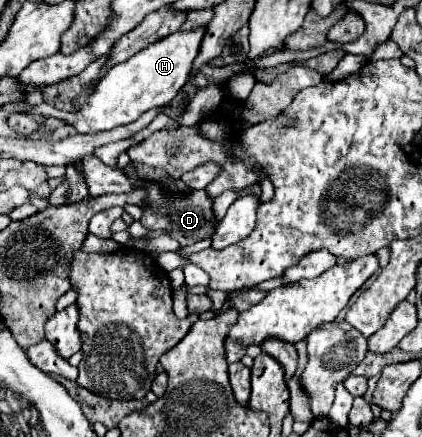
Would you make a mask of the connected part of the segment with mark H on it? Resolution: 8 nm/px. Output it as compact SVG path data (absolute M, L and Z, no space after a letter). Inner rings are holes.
M195 27L191 31L177 31L157 43L151 43L131 59L113 65L107 71L107 75L99 81L87 103L75 113L57 111L47 103L29 105L29 101L25 101L25 111L33 115L55 115L59 119L65 119L79 133L97 133L97 131L113 129L117 125L131 123L133 119L139 119L145 111L159 105L169 105L175 99L179 89L187 83L193 59L199 55L203 37L205 37L205 27Z

